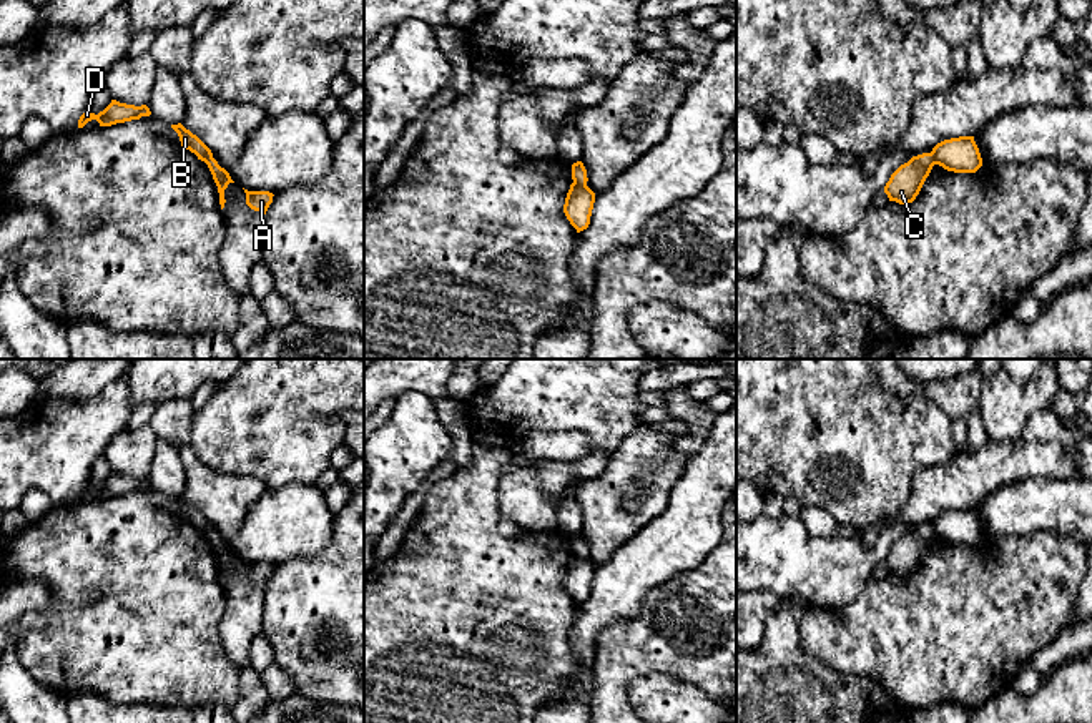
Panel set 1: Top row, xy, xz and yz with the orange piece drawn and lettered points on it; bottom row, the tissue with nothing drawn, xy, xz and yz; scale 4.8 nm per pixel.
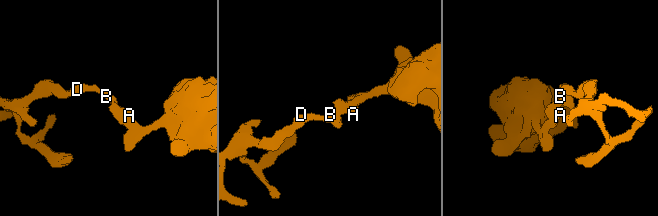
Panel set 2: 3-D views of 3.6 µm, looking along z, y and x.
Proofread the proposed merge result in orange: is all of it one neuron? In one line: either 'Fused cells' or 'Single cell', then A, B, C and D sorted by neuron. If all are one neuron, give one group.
Fused cells. Groups: A C / B D

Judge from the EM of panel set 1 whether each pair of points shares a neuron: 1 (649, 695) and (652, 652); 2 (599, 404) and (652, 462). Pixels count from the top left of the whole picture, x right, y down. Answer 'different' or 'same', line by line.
1: different
2: different

